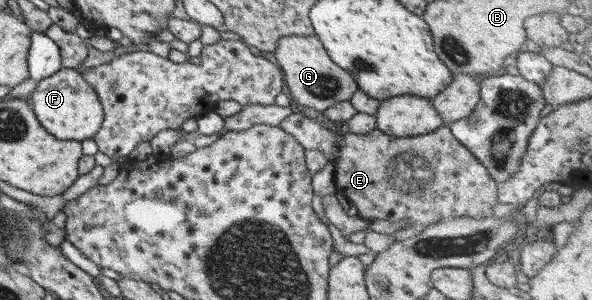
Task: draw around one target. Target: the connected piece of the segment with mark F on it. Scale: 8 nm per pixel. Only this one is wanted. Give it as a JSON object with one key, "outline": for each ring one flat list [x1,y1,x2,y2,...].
{"outline":[[60,68,53,74,37,82,37,86,28,97,37,121,55,139,81,142,83,139,92,138,104,118,103,109,94,89,80,77,79,70]]}

